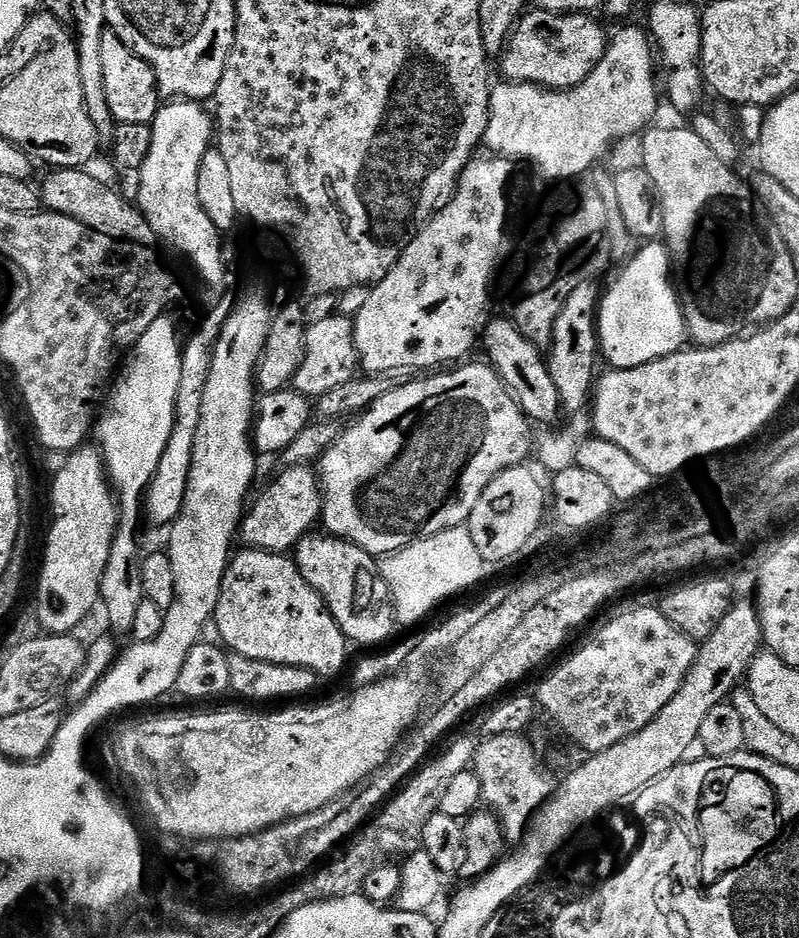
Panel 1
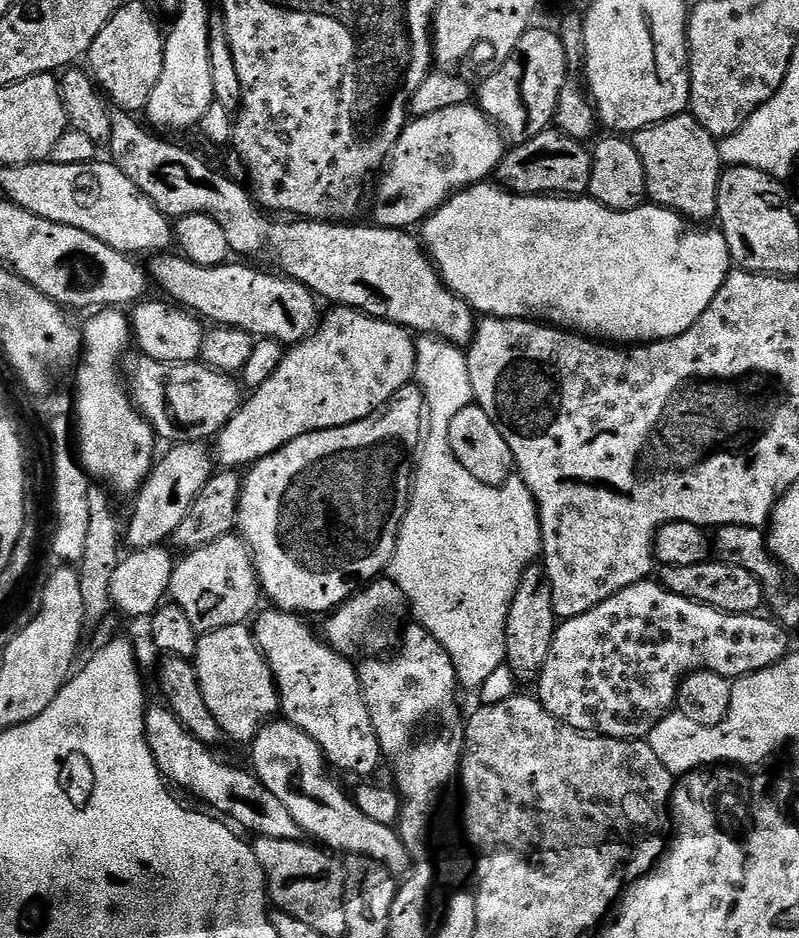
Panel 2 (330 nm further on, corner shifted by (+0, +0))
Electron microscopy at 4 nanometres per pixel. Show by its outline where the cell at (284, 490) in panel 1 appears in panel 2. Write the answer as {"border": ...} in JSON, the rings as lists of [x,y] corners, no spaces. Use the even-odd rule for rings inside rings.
{"border":[[[226,535],[214,543],[191,551],[191,554],[184,557],[184,561],[181,559],[175,565],[170,596],[190,618],[197,633],[213,632],[226,626],[245,623],[249,619],[247,616],[251,617],[257,611],[256,603],[262,600],[260,575],[256,570],[256,561],[252,558],[252,549],[239,535]]]}

